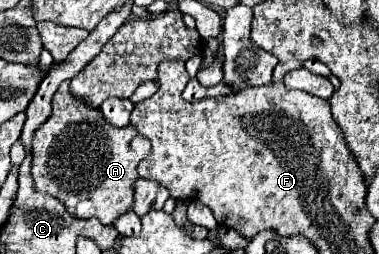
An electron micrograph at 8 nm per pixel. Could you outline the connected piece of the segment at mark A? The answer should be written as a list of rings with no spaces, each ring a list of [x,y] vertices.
[[[64,81],[52,99],[52,115],[44,121],[32,139],[32,179],[34,189],[50,193],[66,205],[66,211],[74,217],[96,217],[102,225],[114,225],[114,221],[132,211],[134,207],[134,183],[140,177],[136,167],[146,155],[150,155],[150,141],[144,137],[138,141],[134,127],[112,127],[98,109],[86,107],[80,99],[70,95],[70,81]]]

